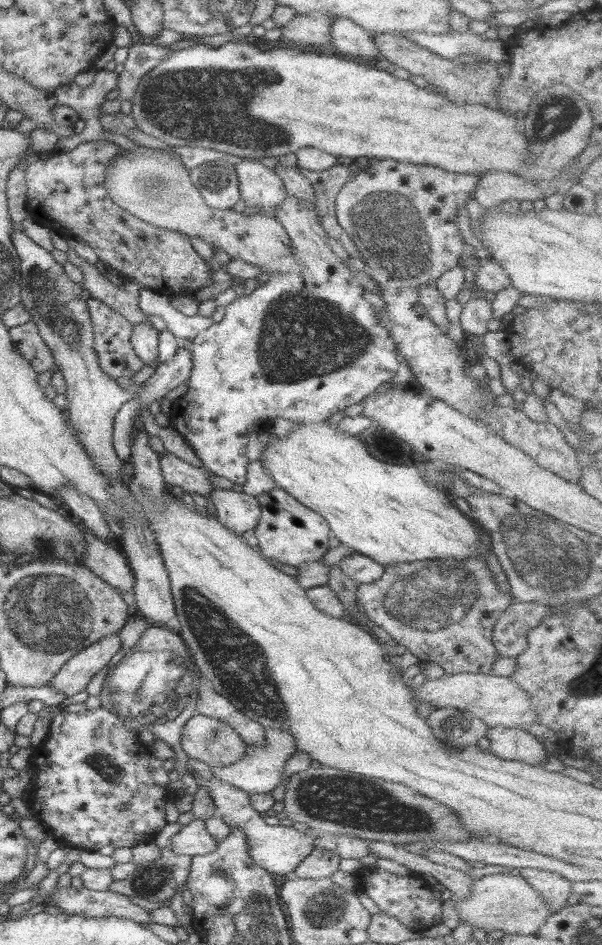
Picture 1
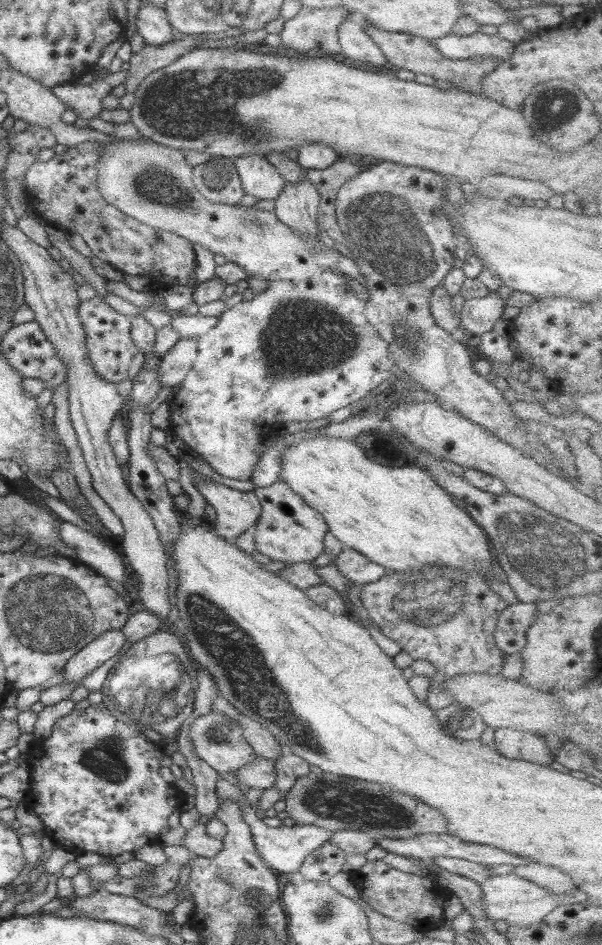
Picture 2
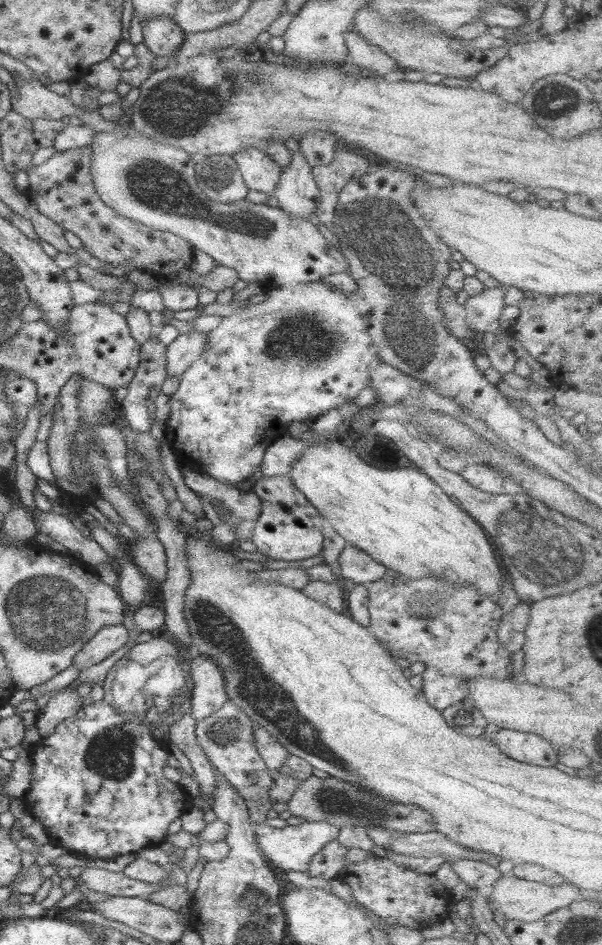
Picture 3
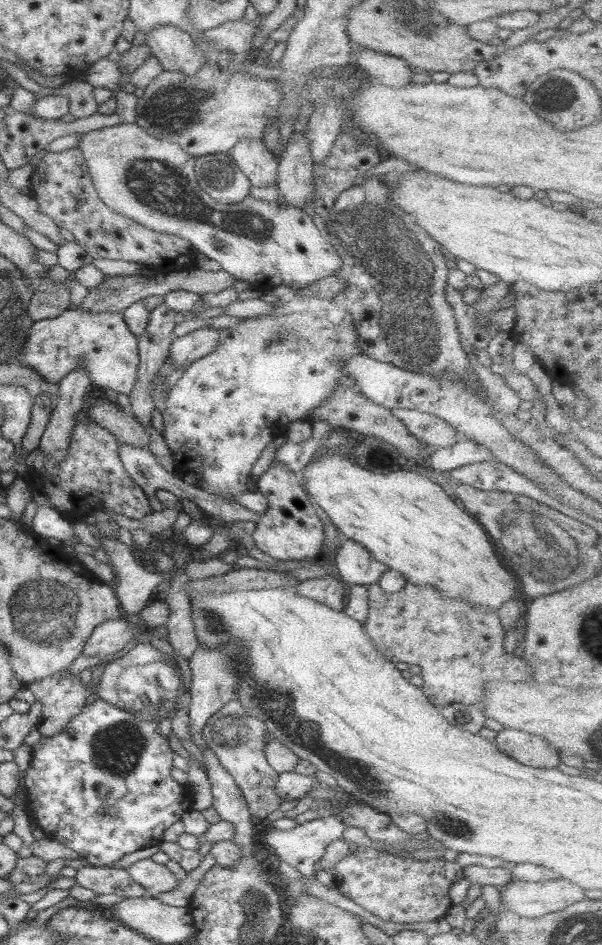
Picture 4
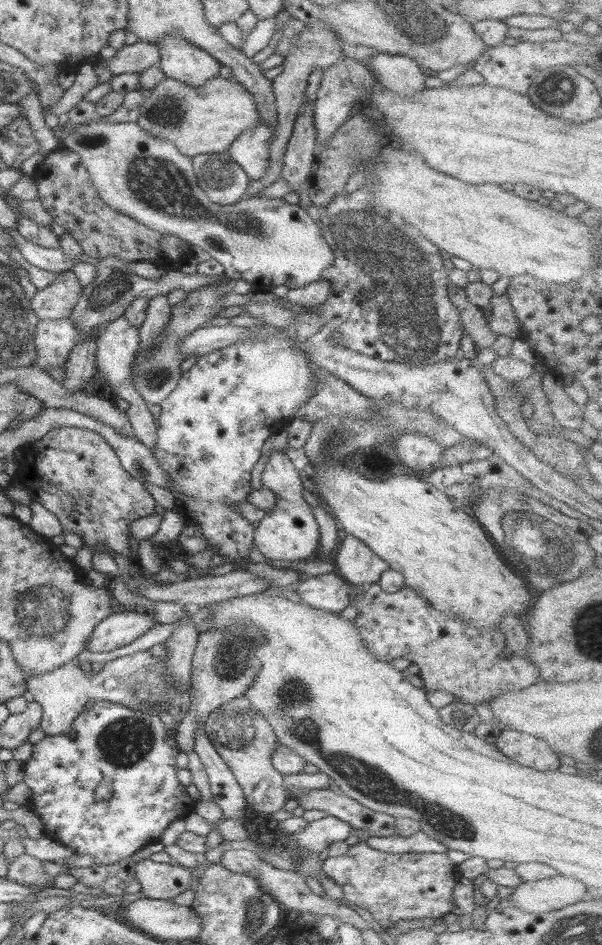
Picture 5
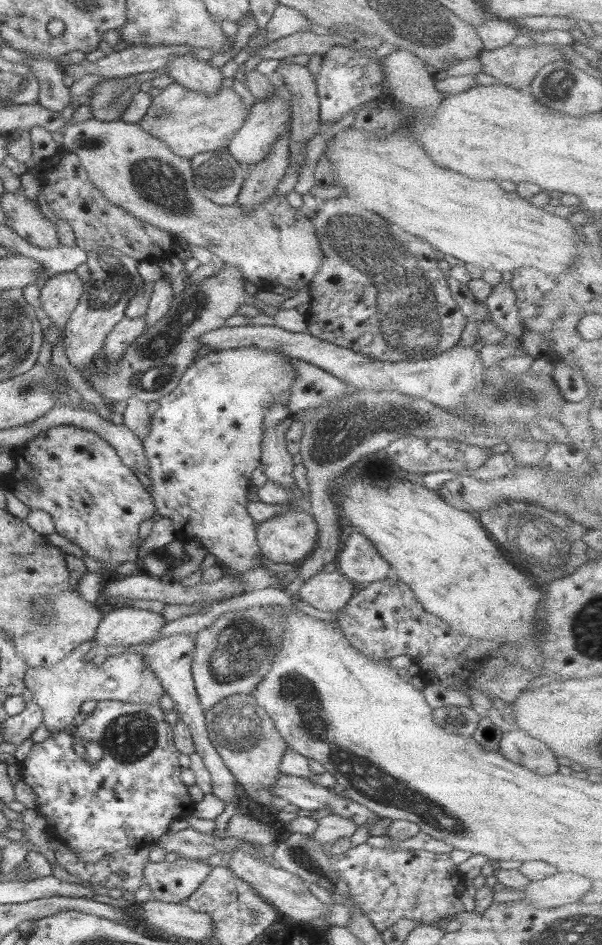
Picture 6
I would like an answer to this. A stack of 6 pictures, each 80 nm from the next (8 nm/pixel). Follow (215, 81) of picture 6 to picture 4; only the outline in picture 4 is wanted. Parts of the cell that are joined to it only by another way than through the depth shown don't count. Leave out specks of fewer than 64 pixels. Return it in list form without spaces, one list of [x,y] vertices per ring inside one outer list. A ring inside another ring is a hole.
[[[158,25],[147,33],[147,46],[164,71],[194,76],[213,57],[204,58],[191,36],[177,26]]]

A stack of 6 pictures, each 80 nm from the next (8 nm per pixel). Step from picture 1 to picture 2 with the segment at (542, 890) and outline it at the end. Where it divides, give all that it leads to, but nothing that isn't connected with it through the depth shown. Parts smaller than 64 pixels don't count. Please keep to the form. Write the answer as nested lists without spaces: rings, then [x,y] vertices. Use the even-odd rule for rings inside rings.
[[[532,862],[532,864],[526,864],[526,866],[516,866],[513,873],[556,894],[574,892],[572,890],[574,884],[570,880],[570,876],[562,874],[556,868],[544,866],[544,864]]]

